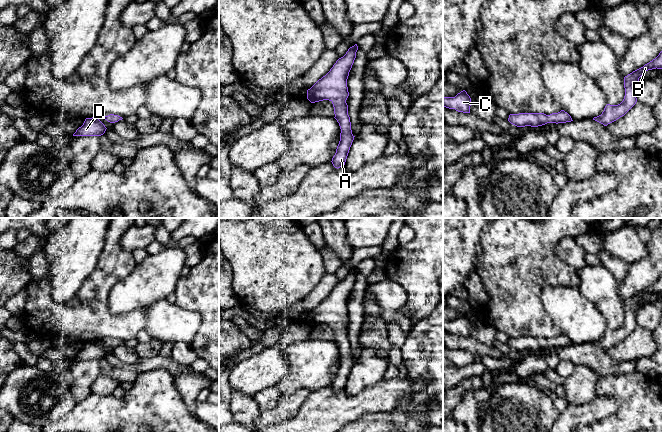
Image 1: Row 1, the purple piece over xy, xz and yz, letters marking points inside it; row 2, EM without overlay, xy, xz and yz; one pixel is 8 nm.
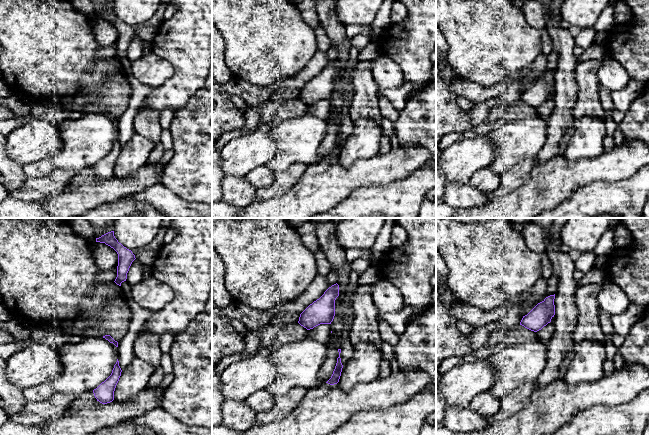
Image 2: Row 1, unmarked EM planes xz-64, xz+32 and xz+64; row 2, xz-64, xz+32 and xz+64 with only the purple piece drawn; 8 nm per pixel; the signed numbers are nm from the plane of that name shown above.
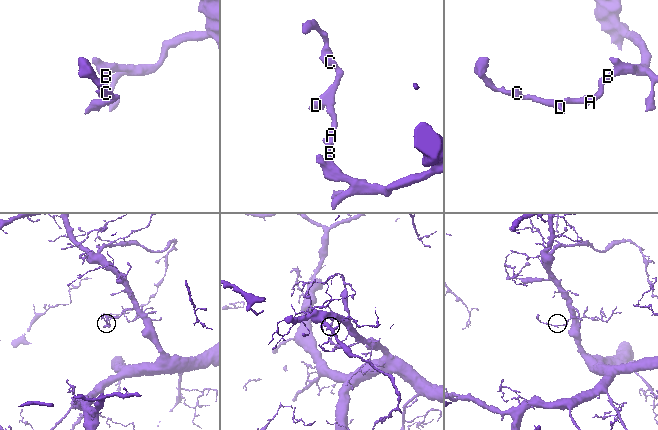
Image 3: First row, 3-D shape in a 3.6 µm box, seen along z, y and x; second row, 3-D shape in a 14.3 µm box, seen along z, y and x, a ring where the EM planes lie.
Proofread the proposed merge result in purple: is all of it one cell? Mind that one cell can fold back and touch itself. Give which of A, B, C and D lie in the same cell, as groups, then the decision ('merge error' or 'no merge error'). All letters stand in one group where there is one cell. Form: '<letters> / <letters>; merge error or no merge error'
A B C D; no merge error

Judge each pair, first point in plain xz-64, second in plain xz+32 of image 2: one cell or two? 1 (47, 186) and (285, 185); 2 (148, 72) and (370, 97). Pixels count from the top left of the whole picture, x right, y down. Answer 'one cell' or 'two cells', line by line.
1: one cell
2: two cells

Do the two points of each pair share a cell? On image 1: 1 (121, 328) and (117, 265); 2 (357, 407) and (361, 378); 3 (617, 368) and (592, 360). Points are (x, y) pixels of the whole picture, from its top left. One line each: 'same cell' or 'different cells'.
1: same cell
2: different cells
3: same cell

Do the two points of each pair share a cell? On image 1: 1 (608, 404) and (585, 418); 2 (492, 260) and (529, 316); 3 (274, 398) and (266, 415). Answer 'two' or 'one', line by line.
1: one
2: one
3: two

